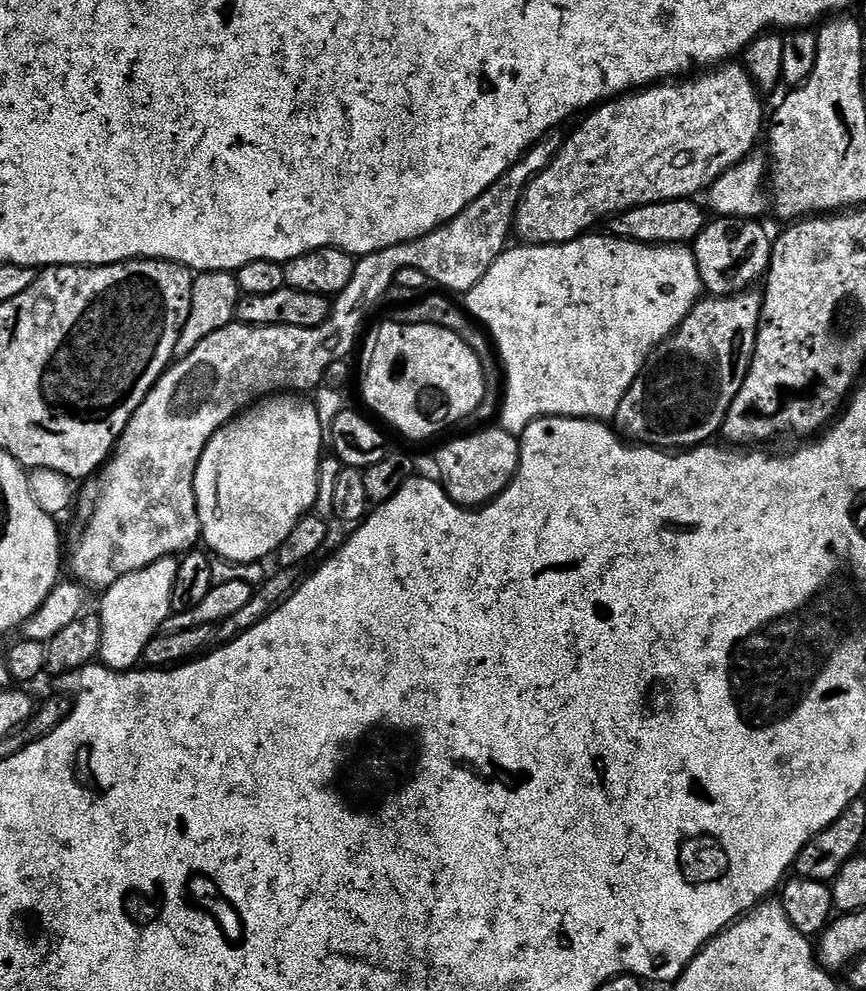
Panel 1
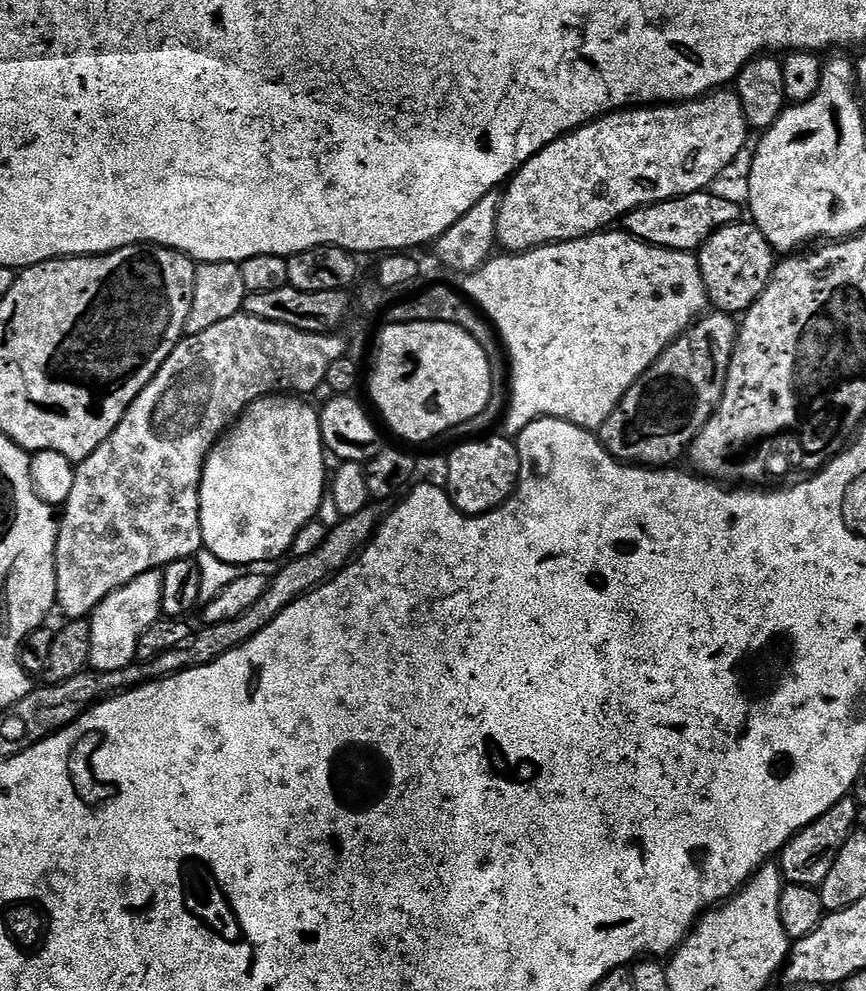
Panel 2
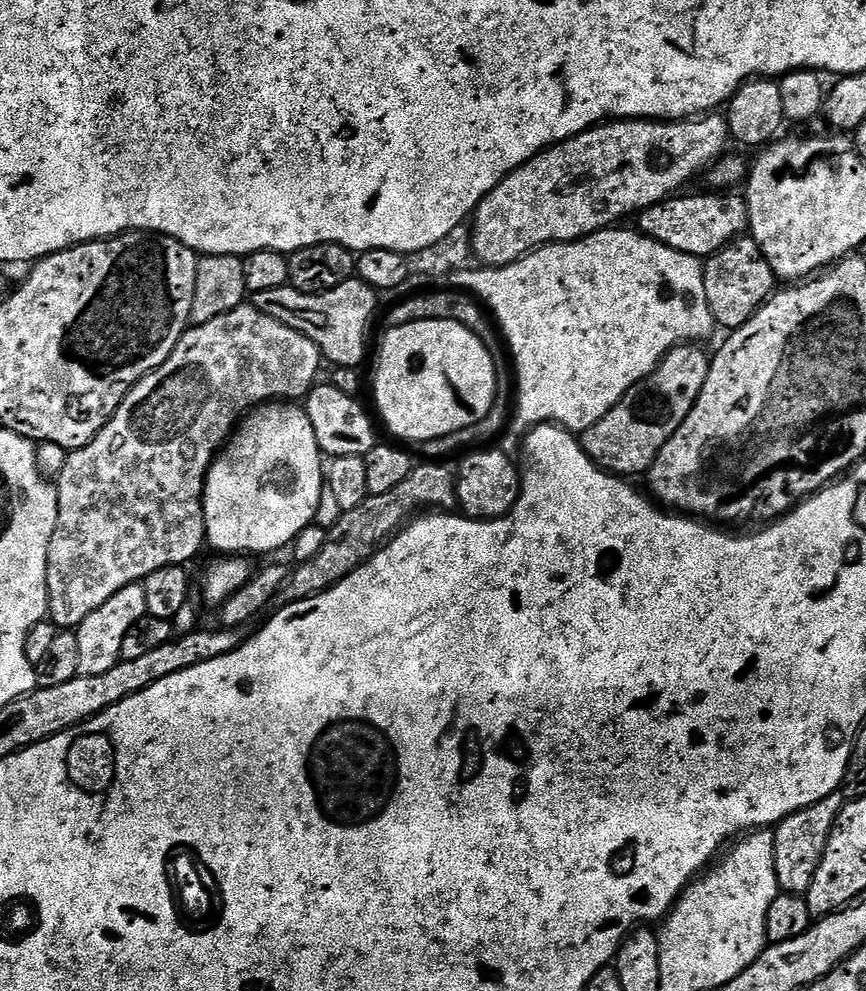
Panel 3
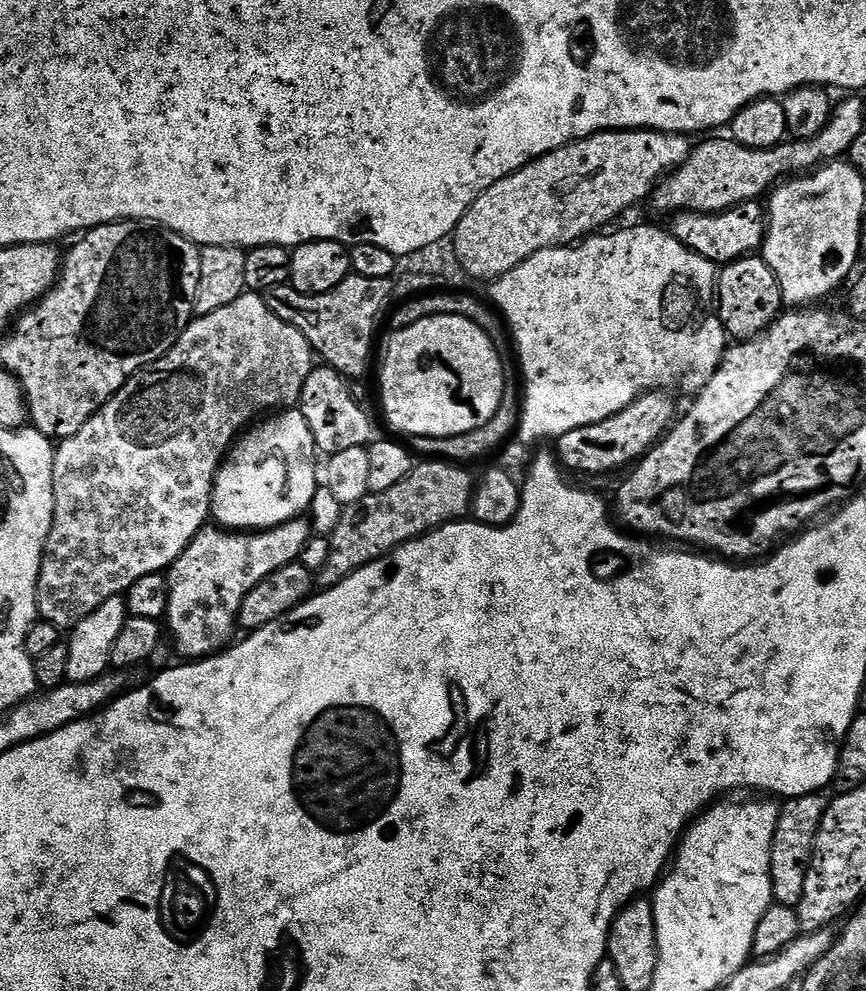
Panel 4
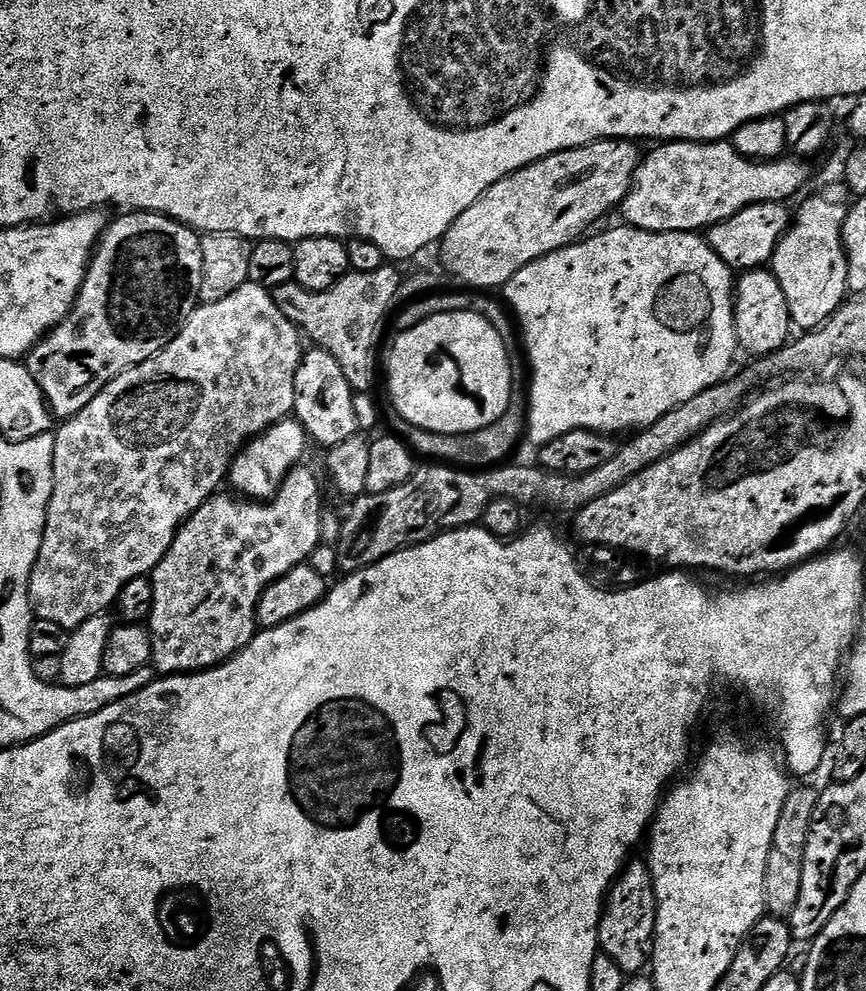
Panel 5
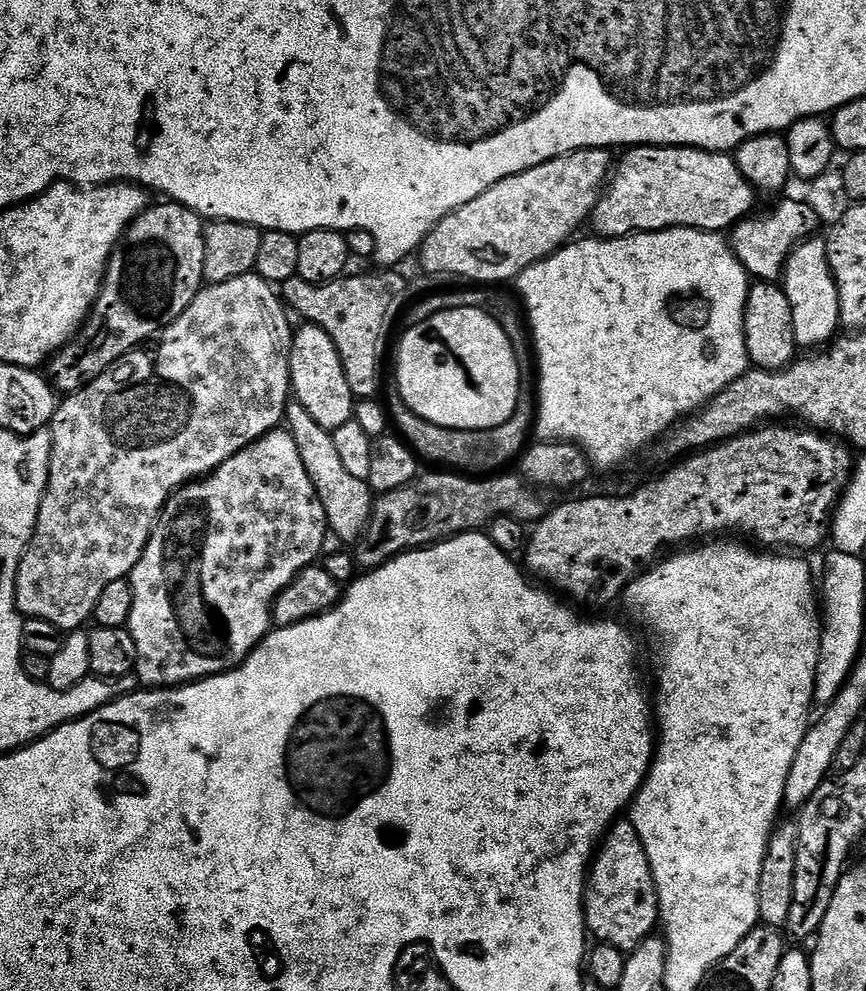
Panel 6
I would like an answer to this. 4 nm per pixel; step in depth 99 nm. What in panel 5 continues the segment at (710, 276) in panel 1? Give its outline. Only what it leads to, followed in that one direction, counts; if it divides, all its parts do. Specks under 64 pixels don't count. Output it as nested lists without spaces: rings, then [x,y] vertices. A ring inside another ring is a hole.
[[[767,267],[739,273],[734,284],[732,313],[736,327],[736,342],[743,355],[745,352],[748,356],[756,356],[752,358],[773,356],[789,343],[793,335],[794,325],[790,318],[790,306],[786,306],[786,294],[782,294],[778,278]]]

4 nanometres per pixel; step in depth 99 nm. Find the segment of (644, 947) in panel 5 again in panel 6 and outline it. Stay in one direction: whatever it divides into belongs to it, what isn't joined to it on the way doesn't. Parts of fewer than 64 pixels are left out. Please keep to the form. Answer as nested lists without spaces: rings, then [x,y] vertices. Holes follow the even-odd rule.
[[[617,819],[608,829],[588,870],[588,882],[584,886],[584,922],[587,931],[591,935],[593,932],[599,943],[609,944],[627,954],[657,931],[659,919],[660,903],[656,884],[652,880],[650,862],[646,858],[646,850],[634,830],[631,819]]]

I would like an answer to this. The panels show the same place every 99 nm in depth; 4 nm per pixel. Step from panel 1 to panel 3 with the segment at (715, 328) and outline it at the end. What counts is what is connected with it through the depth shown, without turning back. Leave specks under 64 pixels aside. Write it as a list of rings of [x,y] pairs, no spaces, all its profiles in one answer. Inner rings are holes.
[[[685,342],[670,349],[645,380],[639,380],[601,420],[594,422],[594,426],[579,433],[580,445],[599,468],[621,478],[633,478],[632,476],[638,475],[639,472],[640,475],[647,473],[648,469],[656,463],[662,448],[670,442],[670,438],[674,438],[674,434],[684,425],[686,418],[694,410],[698,396],[702,394],[702,386],[706,386],[712,361],[709,353],[704,353],[700,348],[703,347],[699,343]]]

